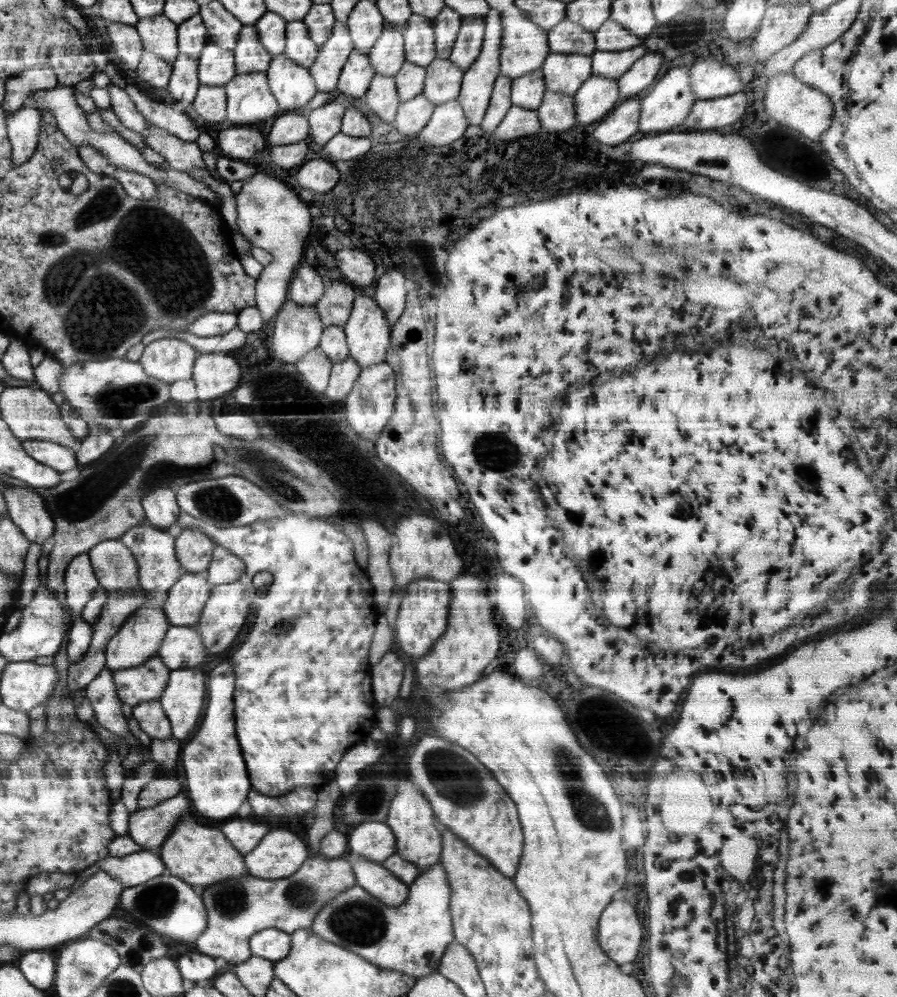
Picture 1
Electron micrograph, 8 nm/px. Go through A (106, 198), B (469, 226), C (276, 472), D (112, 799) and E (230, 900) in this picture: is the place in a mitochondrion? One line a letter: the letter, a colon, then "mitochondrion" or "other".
A: mitochondrion
B: other
C: mitochondrion
D: other
E: mitochondrion

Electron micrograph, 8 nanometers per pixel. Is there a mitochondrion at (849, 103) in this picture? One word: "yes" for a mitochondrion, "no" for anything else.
no

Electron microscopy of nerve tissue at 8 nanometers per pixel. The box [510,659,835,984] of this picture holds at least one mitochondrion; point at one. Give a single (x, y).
(589, 809)

